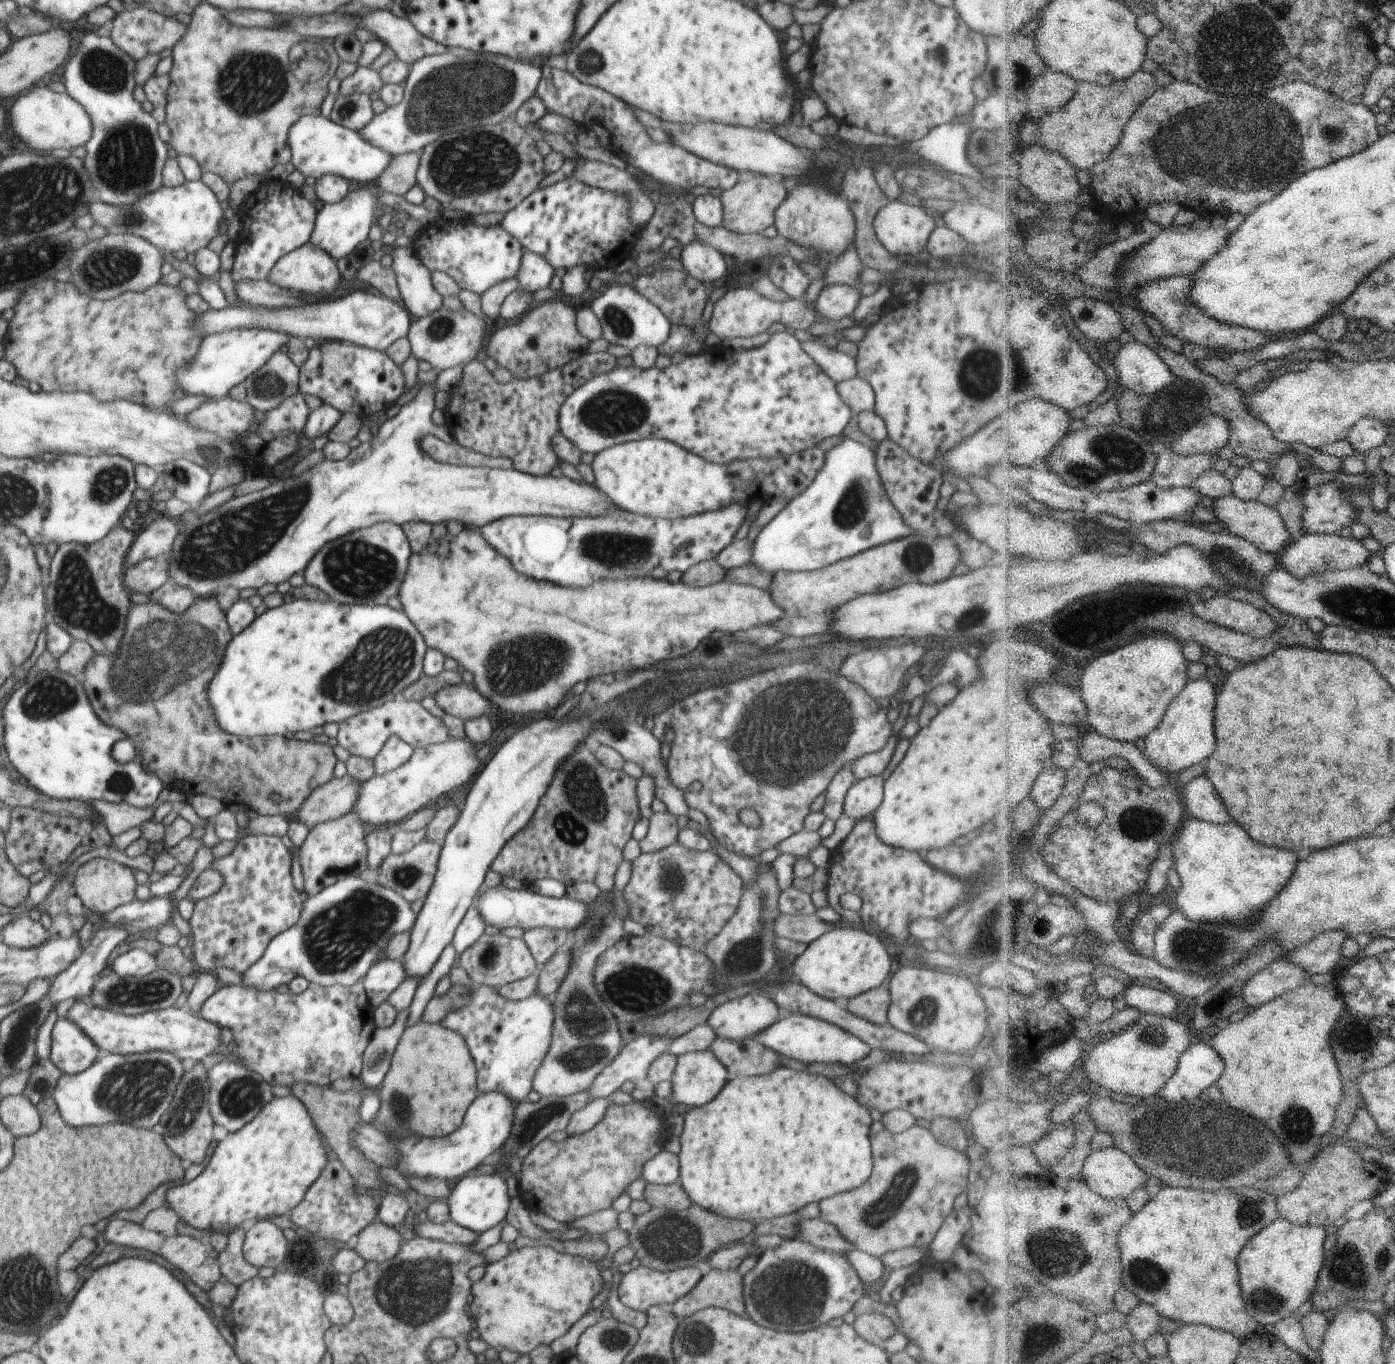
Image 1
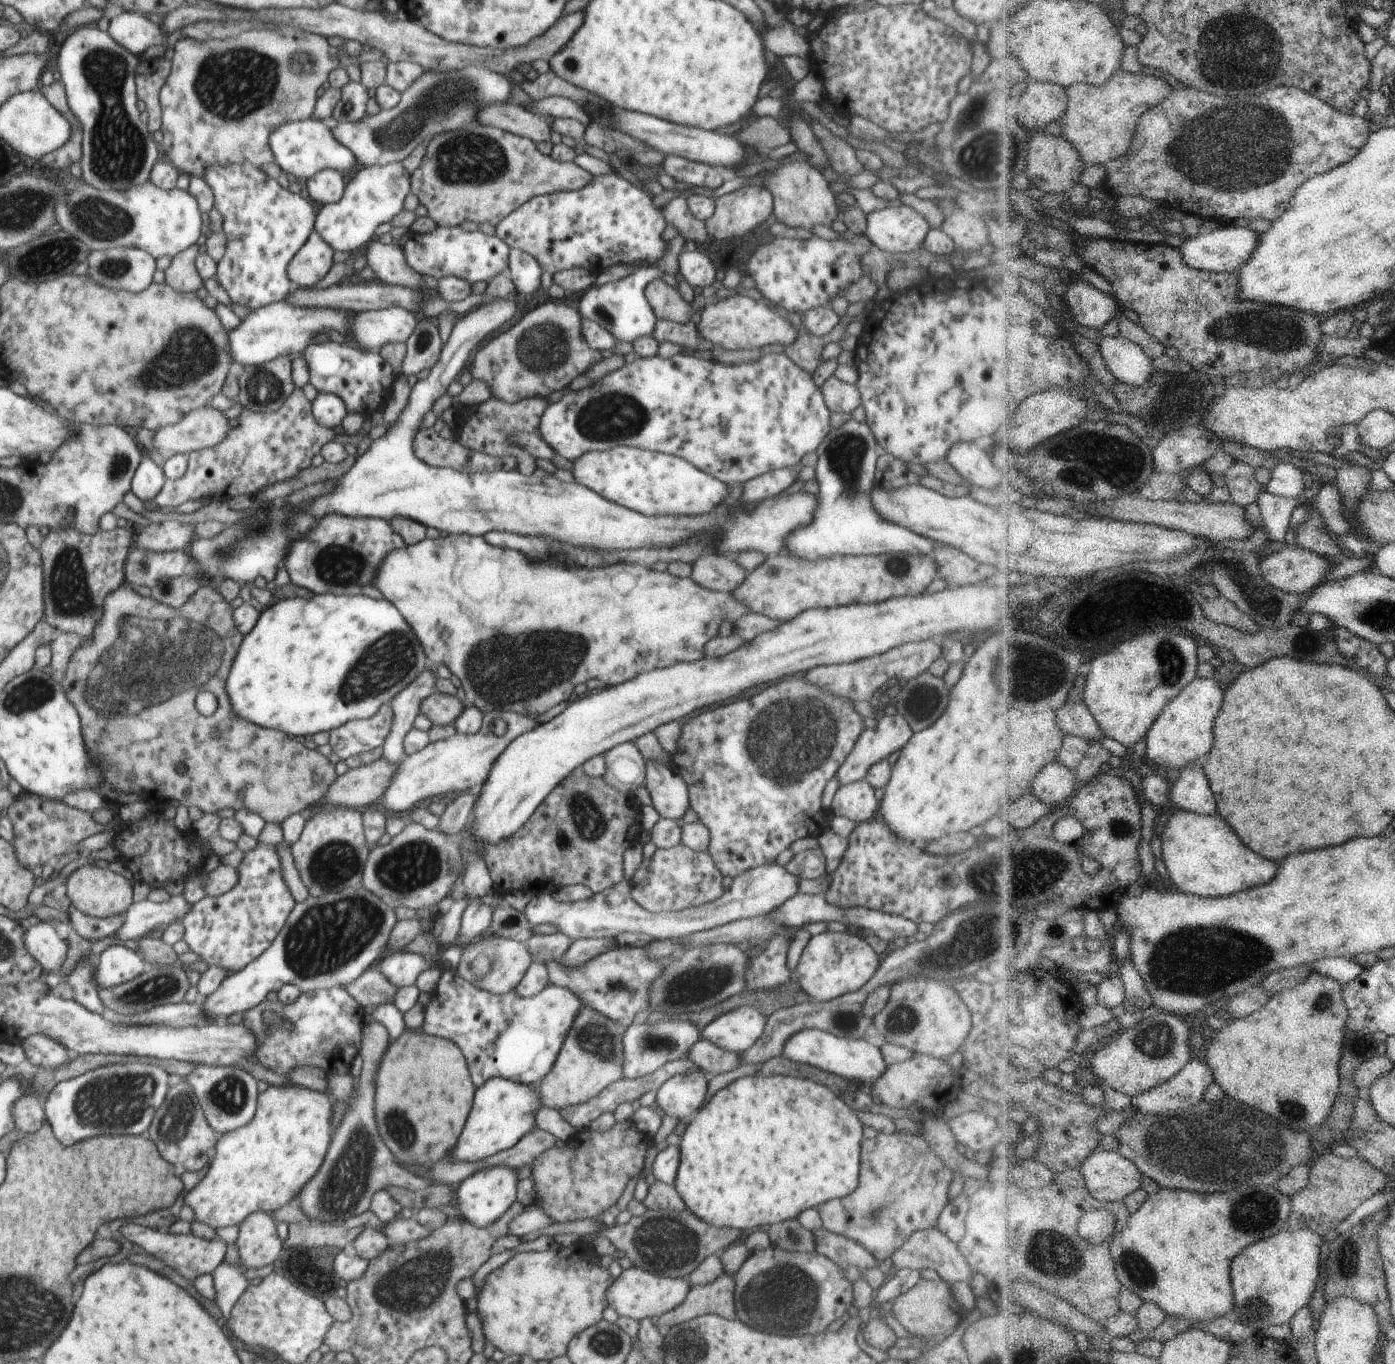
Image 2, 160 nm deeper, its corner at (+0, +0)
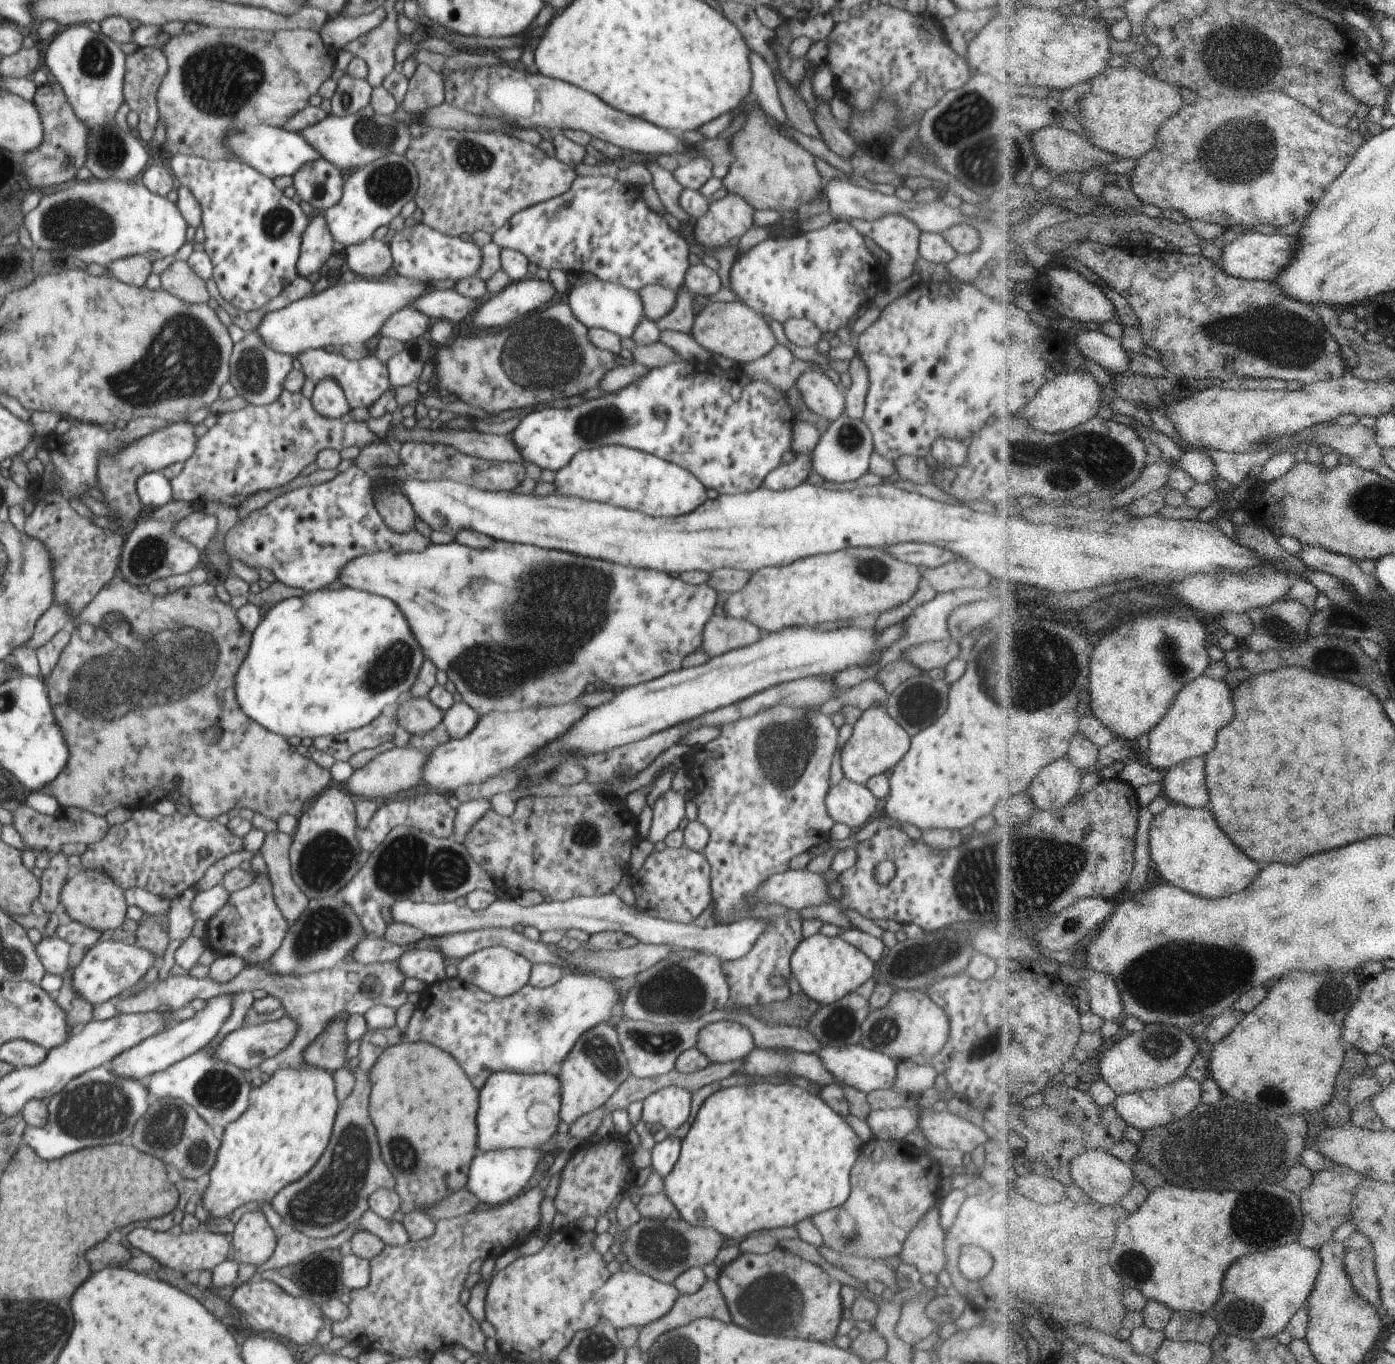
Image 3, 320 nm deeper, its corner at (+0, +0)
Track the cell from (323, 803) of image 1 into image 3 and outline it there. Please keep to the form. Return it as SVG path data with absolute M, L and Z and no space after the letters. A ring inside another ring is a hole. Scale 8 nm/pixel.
M394 747L378 756L375 756L362 768L355 769L347 780L344 788L352 796L373 798L389 798L397 792L410 790L418 784L422 784L424 767L426 766L430 752L416 747Z

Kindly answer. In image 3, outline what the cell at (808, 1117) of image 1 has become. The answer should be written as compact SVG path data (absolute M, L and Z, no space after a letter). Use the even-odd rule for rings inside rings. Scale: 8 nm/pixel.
M764 1082L758 1085L737 1085L717 1090L700 1106L696 1118L685 1138L681 1140L678 1162L672 1167L667 1177L663 1178L663 1188L669 1201L676 1207L681 1219L692 1227L714 1229L718 1234L740 1240L758 1230L774 1230L782 1226L796 1226L798 1222L812 1218L821 1212L844 1204L851 1193L850 1179L855 1160L858 1158L864 1142L846 1123L844 1118L833 1112L819 1095L809 1094L805 1089L794 1084L772 1084Z

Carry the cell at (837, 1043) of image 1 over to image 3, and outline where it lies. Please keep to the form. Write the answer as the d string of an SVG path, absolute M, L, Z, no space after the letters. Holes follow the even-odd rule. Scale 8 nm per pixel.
M854 1045L845 1047L825 1046L820 1052L816 1052L824 1066L835 1076L836 1084L840 1086L852 1086L858 1090L872 1092L892 1088L897 1079L897 1063L893 1058L879 1050L866 1048L864 1045Z

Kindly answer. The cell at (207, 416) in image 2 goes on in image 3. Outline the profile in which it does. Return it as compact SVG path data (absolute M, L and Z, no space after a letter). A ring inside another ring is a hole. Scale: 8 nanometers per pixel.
M180 421L132 441L115 455L109 455L104 451L99 454L99 465L96 471L97 487L104 496L102 502L108 506L110 519L116 526L126 528L132 522L136 522L142 510L141 500L137 495L137 480L143 474L162 471L166 466L174 462L185 462L189 456L192 456L197 441L194 437L194 426Z

